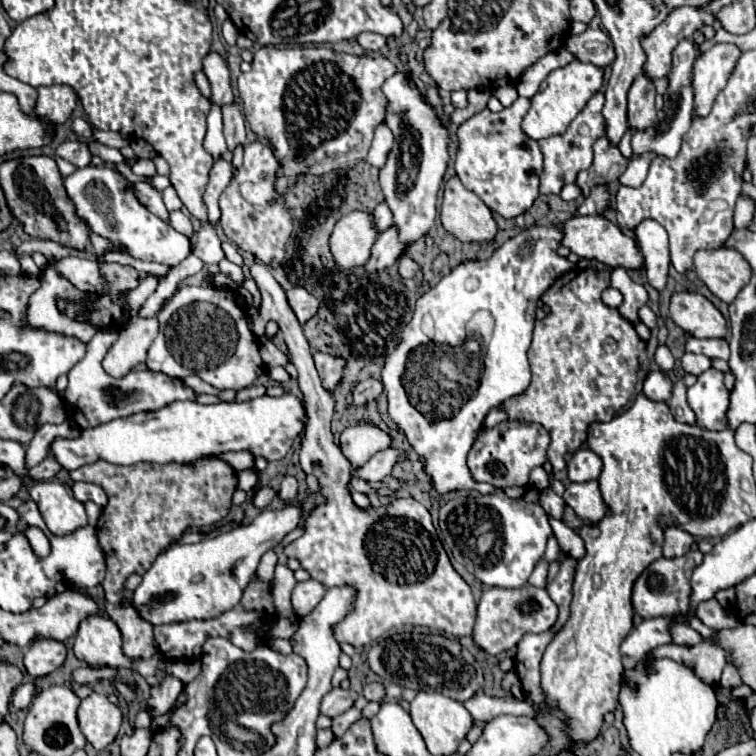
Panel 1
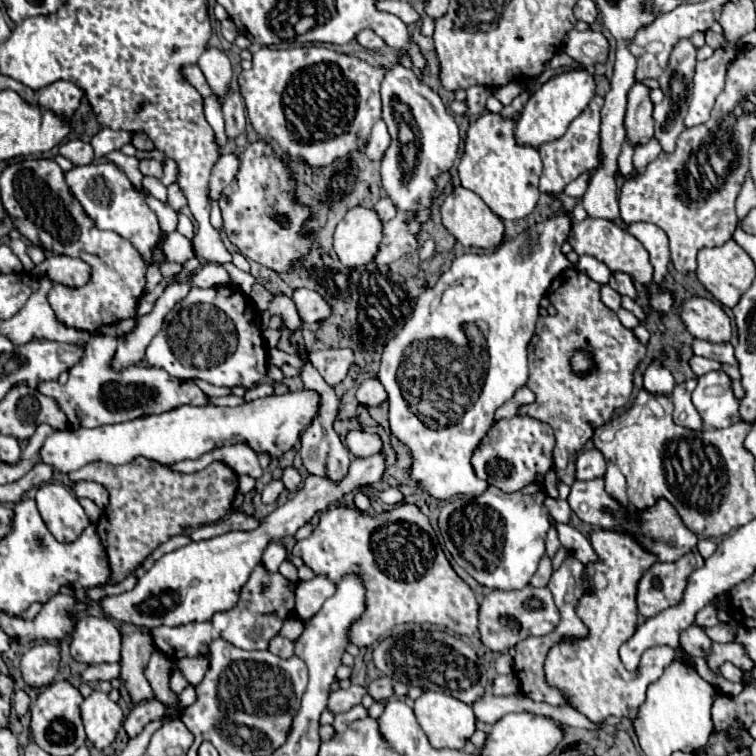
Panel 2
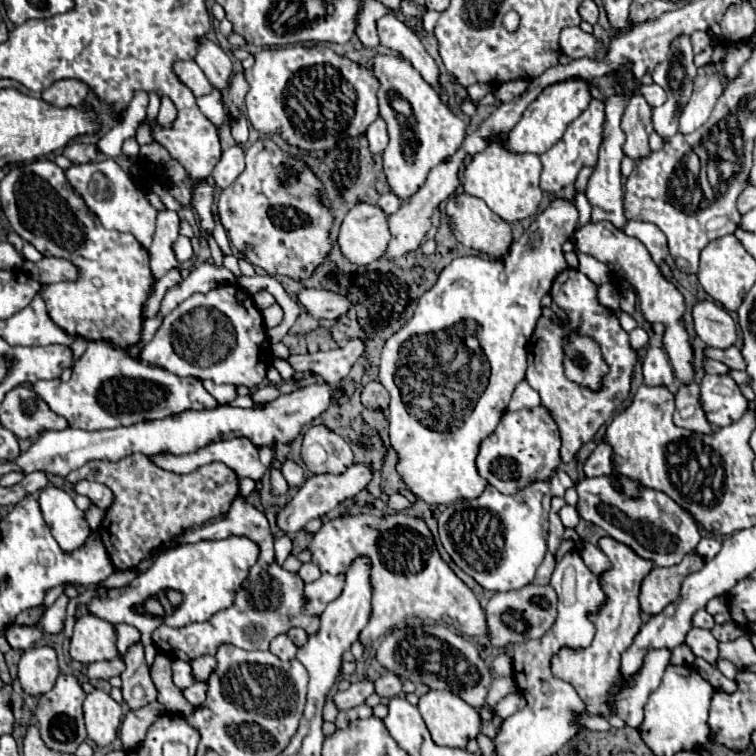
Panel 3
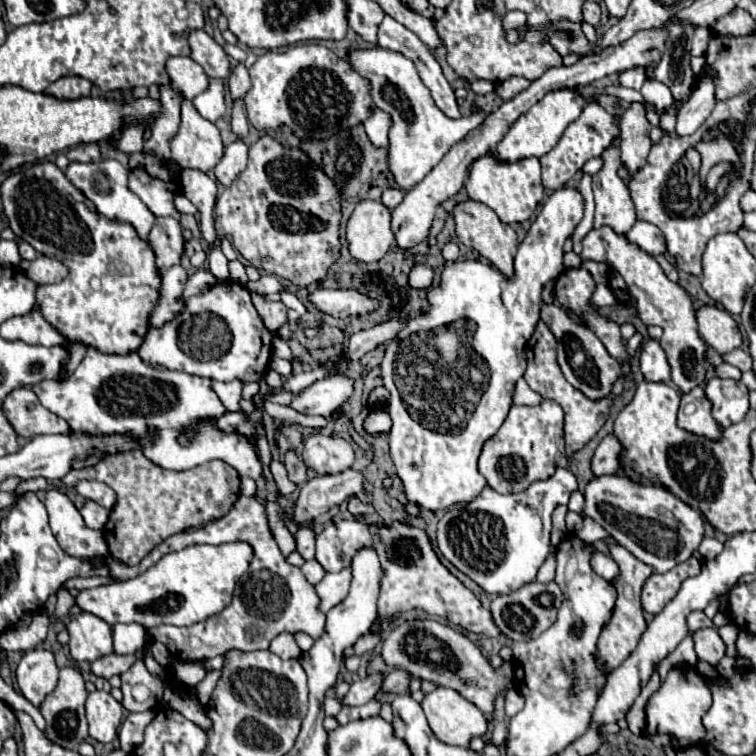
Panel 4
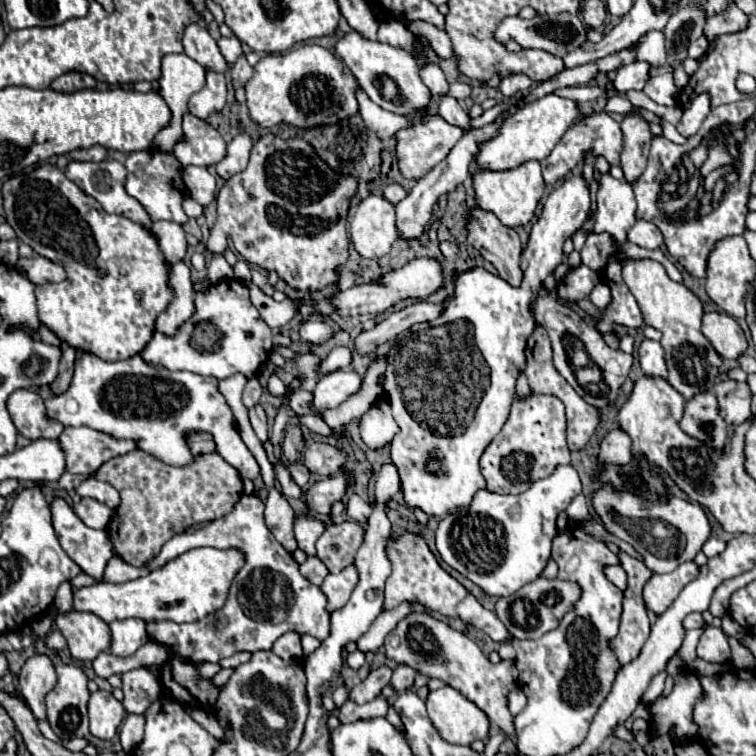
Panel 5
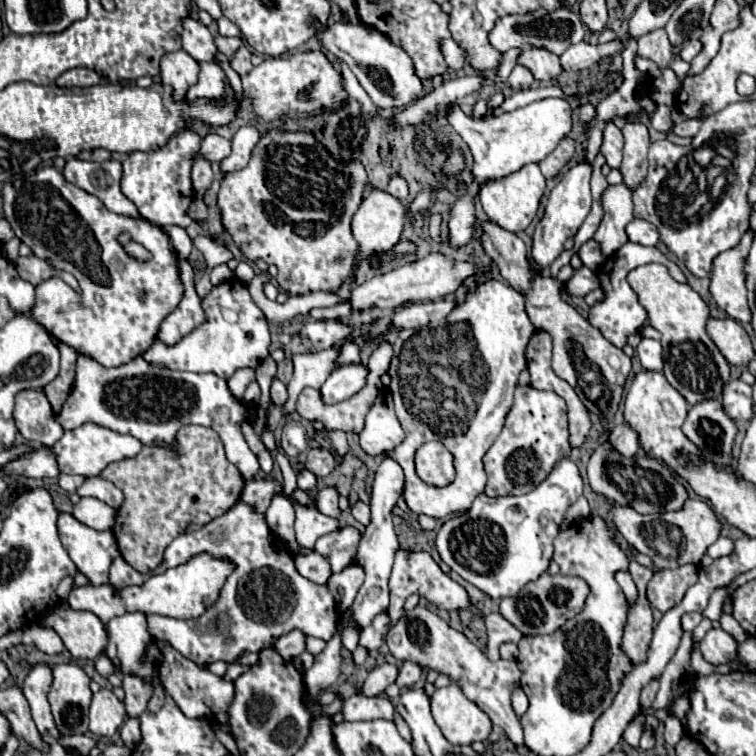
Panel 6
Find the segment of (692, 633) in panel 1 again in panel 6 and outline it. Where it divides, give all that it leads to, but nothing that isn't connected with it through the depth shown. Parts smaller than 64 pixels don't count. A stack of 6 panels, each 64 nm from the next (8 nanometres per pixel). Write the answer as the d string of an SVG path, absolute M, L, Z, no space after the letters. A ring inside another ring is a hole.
M710 630L702 638L700 650L702 650L704 660L714 666L738 660L738 642L734 640L732 634L724 630Z

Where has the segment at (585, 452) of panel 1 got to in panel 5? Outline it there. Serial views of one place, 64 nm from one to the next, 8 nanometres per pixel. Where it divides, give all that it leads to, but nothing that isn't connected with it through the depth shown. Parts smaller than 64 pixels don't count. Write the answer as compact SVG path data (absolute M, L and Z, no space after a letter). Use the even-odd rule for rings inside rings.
M614 428L600 446L600 462L610 462L610 464L628 464L632 460L634 452L632 452L632 438L622 430L622 428Z

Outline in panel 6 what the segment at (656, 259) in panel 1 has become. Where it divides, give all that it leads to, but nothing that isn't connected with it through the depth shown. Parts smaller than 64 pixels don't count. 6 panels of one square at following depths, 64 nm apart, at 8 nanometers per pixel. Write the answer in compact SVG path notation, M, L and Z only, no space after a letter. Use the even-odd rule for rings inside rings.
M632 220L626 226L626 234L628 234L630 242L642 244L642 246L656 246L660 240L658 230L654 230L654 226L650 226L650 222L646 222L646 220Z

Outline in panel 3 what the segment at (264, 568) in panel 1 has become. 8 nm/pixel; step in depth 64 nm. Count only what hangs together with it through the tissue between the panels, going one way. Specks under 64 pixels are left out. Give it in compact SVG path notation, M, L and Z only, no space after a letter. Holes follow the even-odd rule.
M276 534L274 550L276 550L276 558L278 558L278 562L284 562L284 560L288 558L288 554L292 552L292 540L290 540L286 534Z

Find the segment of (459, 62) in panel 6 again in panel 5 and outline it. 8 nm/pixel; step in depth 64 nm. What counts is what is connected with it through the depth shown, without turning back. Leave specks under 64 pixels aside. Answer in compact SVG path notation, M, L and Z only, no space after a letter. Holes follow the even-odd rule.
M414 22L414 24L410 24L408 28L410 28L414 34L424 36L440 58L444 58L444 60L454 58L454 48L452 48L452 42L450 42L450 38L448 38L446 32L434 30L434 26L430 26L430 24L426 24L426 22Z

